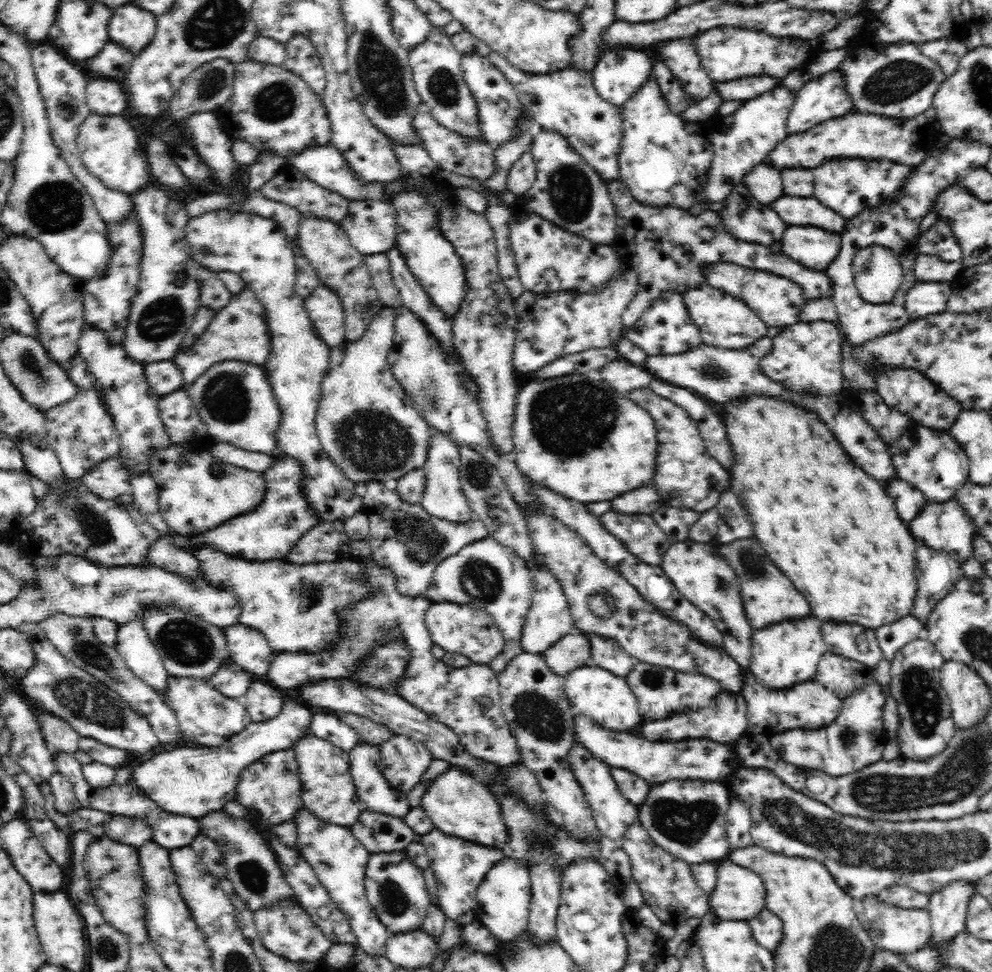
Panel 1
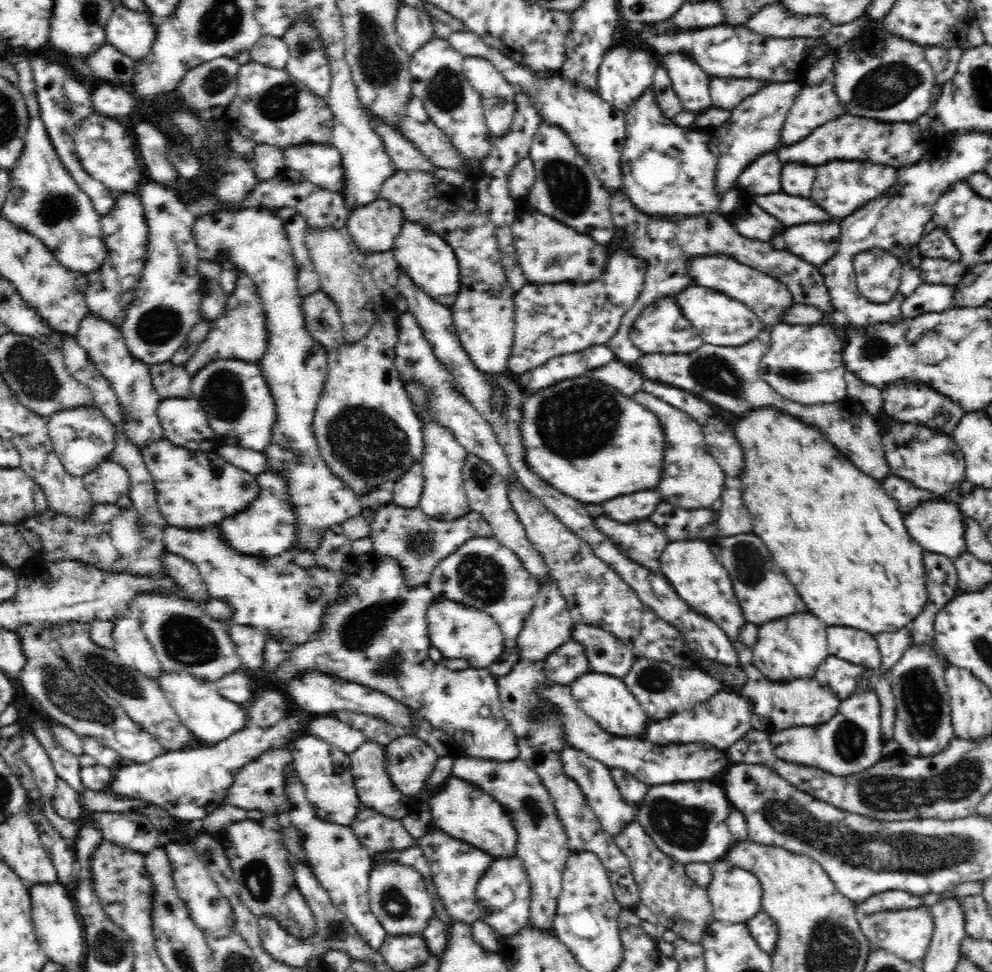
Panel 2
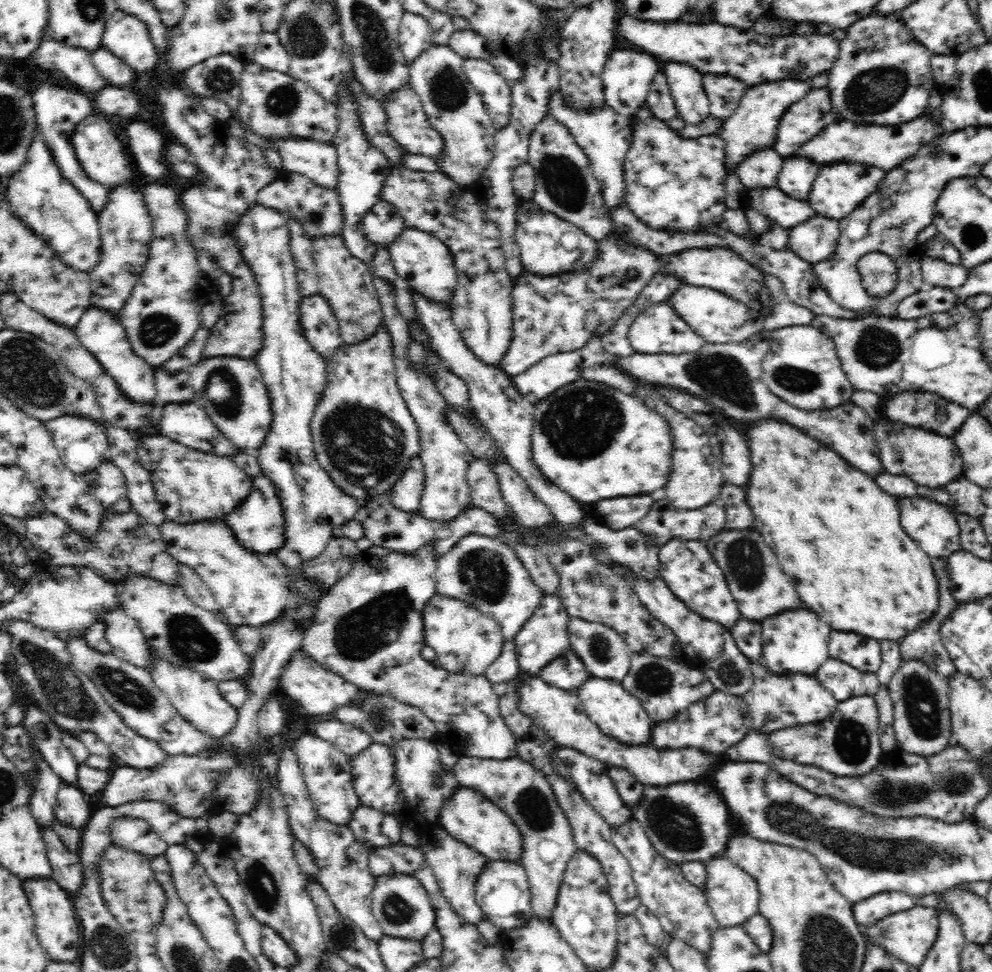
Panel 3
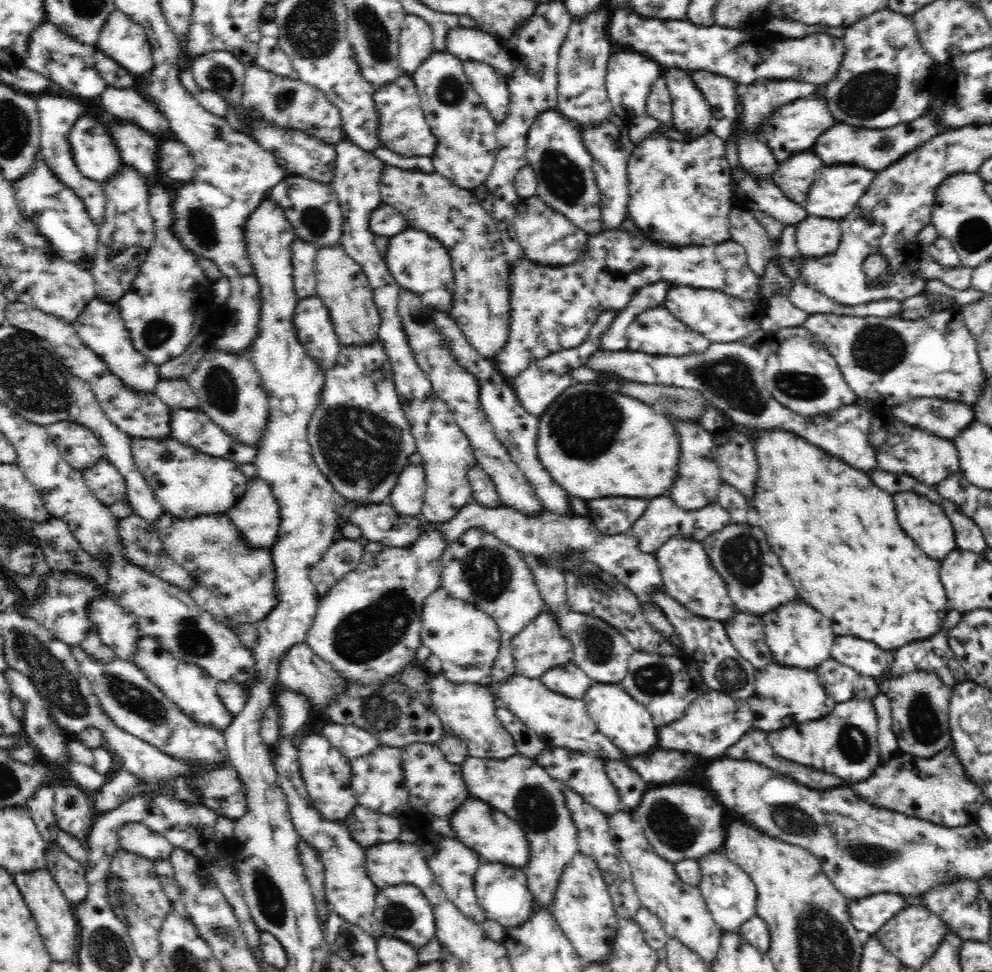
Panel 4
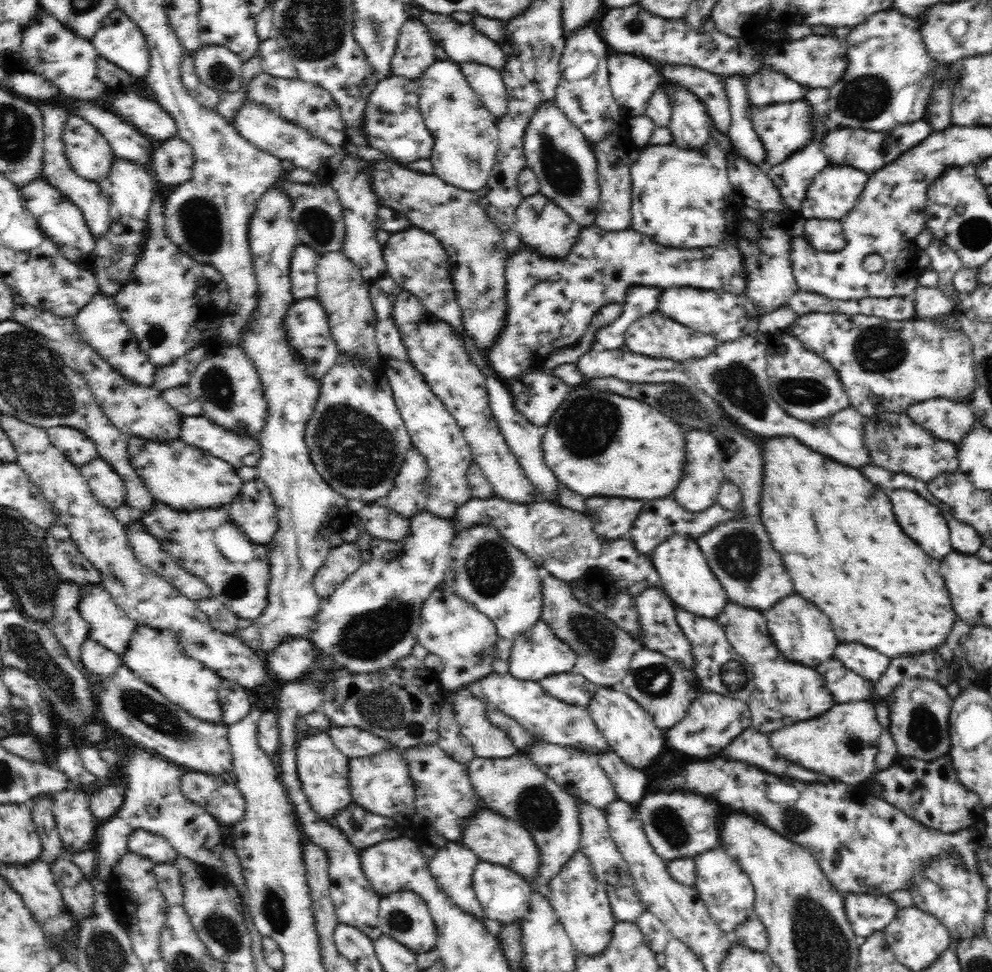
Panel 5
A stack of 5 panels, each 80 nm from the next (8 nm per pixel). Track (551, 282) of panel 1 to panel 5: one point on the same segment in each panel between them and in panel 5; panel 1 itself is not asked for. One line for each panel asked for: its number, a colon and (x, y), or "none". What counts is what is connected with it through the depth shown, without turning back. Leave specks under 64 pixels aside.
2: (548, 251)
3: (548, 244)
4: (548, 238)
5: (541, 223)

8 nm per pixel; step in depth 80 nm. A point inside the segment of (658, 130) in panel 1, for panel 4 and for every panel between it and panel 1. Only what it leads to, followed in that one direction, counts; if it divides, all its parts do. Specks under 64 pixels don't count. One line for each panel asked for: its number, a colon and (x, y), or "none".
2: (668, 171)
3: (672, 184)
4: (680, 193)

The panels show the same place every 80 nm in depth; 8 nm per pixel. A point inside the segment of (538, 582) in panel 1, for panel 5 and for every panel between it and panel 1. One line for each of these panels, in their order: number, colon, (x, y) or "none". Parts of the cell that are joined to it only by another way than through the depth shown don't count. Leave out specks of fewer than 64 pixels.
2: (549, 626)
3: (544, 638)
4: (540, 647)
5: (538, 654)

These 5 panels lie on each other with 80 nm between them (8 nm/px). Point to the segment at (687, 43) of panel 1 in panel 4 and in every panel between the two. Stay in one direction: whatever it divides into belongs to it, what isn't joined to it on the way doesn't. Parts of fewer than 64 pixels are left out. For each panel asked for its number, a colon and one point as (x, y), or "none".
2: (691, 84)
3: (692, 106)
4: (691, 116)

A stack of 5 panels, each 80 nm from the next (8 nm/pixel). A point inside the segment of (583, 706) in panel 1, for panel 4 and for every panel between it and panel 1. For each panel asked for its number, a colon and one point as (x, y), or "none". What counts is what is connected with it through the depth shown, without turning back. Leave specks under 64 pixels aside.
2: (604, 698)
3: (617, 713)
4: (628, 724)

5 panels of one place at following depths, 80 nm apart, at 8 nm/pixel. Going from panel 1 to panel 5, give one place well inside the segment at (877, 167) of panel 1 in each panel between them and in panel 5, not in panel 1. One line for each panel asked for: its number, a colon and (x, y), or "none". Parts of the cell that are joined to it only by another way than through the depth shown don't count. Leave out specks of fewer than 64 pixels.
2: (840, 187)
3: (840, 188)
4: (835, 192)
5: (835, 191)

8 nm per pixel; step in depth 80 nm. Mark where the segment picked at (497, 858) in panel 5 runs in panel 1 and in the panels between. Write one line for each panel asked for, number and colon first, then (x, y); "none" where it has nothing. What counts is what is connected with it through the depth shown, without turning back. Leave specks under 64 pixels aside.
1: (460, 805)
2: (462, 810)
3: (468, 816)
4: (497, 838)

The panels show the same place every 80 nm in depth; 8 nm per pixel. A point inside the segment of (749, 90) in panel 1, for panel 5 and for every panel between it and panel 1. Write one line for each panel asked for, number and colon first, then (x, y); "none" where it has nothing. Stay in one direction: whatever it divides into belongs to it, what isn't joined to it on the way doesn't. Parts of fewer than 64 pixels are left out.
2: (726, 93)
3: (724, 94)
4: (721, 93)
5: (708, 88)

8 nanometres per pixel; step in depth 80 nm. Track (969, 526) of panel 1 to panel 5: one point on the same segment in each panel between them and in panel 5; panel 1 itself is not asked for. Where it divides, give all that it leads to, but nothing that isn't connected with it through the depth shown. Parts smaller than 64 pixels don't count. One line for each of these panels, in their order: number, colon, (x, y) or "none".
2: (936, 525)
3: (933, 526)
4: (921, 519)
5: (921, 520)

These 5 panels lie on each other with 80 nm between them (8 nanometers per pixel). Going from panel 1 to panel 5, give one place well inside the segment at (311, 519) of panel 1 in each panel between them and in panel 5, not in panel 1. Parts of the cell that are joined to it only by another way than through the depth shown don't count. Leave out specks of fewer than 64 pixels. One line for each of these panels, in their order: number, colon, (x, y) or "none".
2: (266, 527)
3: (258, 523)
4: (256, 515)
5: (253, 510)

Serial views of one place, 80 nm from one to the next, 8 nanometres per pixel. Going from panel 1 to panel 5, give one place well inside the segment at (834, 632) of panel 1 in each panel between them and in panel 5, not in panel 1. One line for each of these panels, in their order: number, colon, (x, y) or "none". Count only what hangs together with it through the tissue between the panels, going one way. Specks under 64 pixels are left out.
2: (861, 648)
3: (863, 653)
4: (866, 658)
5: (864, 661)

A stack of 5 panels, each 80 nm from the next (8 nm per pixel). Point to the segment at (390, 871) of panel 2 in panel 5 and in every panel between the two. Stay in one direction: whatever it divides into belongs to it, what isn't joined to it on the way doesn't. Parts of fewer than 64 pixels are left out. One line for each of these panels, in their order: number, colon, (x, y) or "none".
3: (400, 904)
4: (403, 911)
5: (403, 916)

